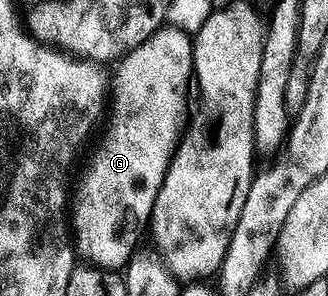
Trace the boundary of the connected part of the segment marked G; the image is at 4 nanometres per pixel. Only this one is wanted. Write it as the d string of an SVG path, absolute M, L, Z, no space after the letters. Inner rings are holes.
M161 27L137 48L125 54L114 69L115 78L112 76L109 81L107 130L104 131L99 146L92 151L91 162L80 175L75 189L73 185L73 196L69 201L69 221L73 226L73 244L78 256L96 269L119 271L130 263L140 248L139 240L145 237L157 191L161 191L167 169L181 145L181 138L188 124L187 92L191 85L193 89L195 71L192 38L179 28Z

